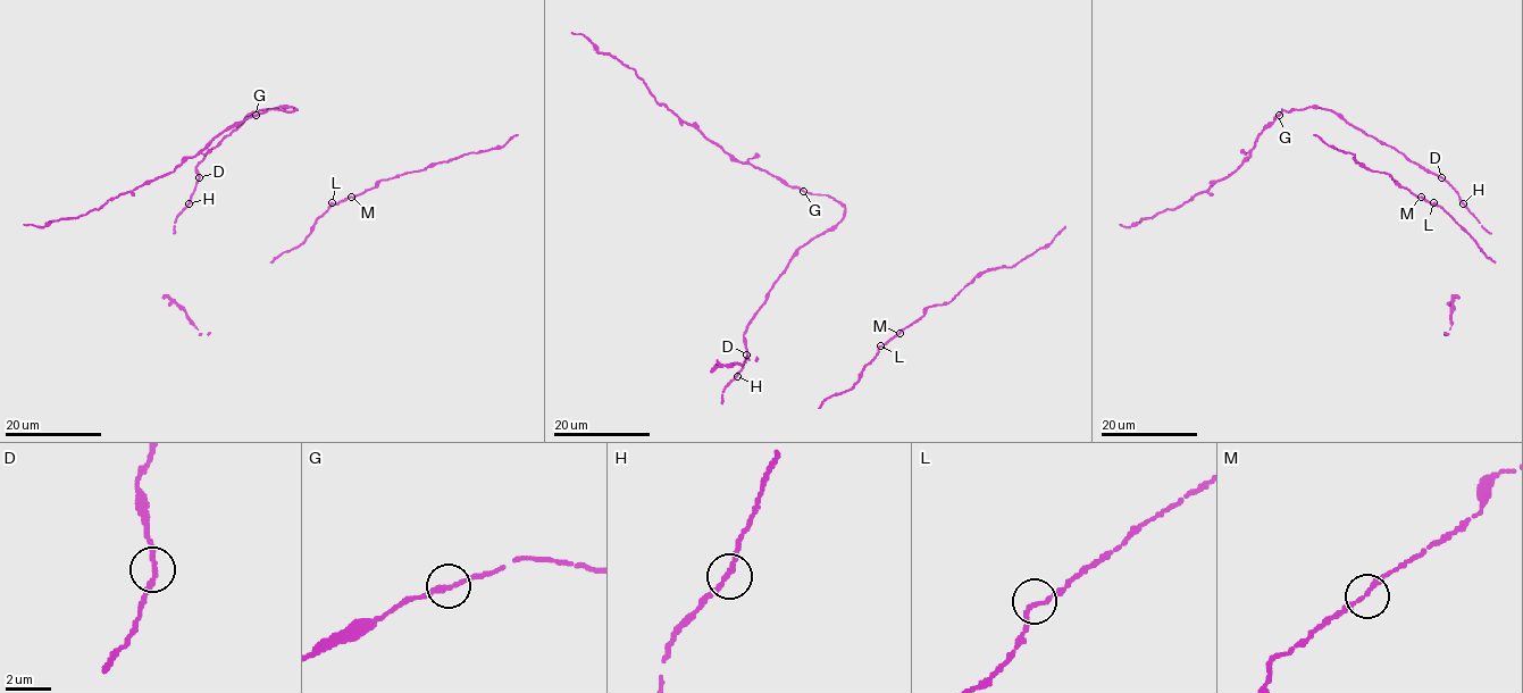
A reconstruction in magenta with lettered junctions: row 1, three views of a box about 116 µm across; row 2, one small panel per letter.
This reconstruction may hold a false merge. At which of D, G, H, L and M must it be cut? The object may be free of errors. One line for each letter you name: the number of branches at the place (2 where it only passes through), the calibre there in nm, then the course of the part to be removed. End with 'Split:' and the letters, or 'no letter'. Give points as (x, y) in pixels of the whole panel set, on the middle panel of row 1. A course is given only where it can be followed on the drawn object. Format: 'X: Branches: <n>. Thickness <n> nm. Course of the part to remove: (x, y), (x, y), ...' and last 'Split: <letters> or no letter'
Split: no letter

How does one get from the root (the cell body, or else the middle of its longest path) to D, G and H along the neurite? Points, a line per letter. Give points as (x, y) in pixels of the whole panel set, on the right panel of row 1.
D: (1420, 166), (1441, 177)
G: (1420, 166), (1392, 147), (1348, 124), (1335, 111), (1306, 107), (1291, 111), (1281, 109), (1279, 115)
H: (1420, 166), (1442, 177), (1463, 203)

